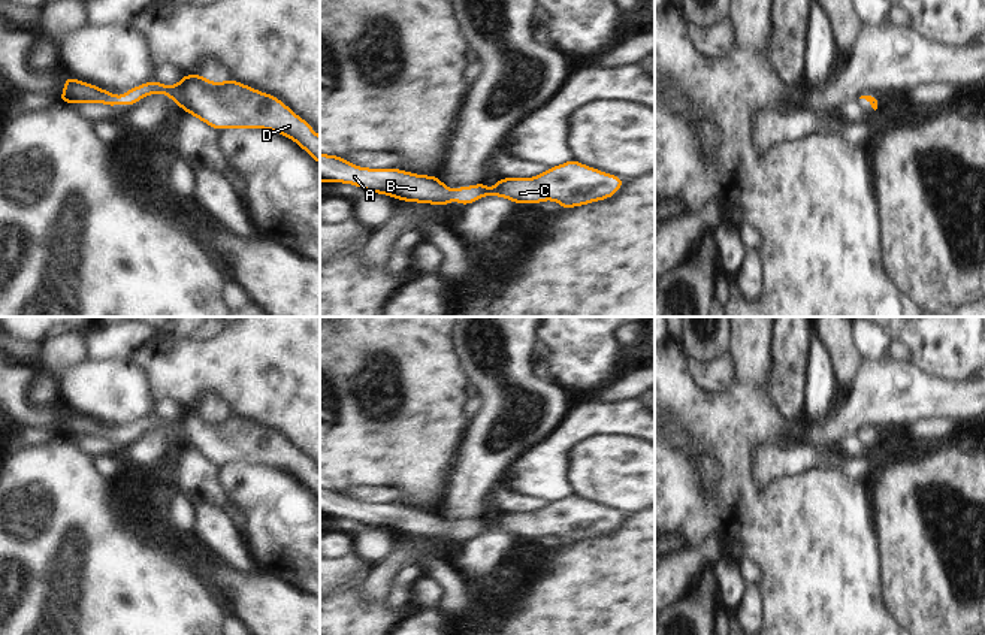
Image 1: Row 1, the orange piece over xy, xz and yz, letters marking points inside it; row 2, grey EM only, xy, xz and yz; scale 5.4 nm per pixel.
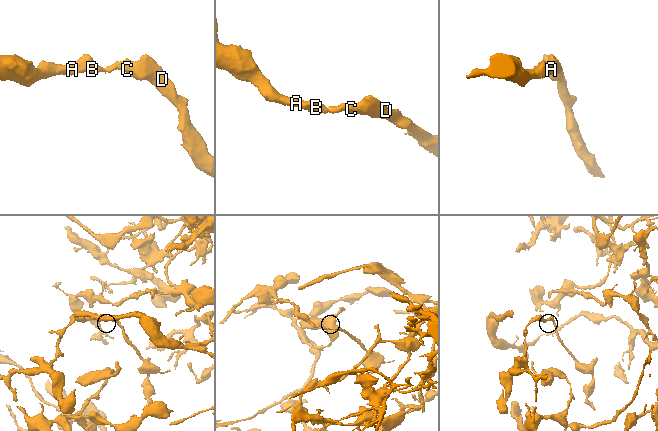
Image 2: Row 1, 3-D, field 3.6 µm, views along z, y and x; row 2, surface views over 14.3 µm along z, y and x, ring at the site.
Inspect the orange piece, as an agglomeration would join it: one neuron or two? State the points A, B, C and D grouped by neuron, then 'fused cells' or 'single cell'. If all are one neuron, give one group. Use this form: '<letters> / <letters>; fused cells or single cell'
A B C D; single cell

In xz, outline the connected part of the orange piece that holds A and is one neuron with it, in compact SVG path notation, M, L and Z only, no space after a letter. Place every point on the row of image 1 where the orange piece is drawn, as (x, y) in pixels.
M320 154L320 182L324 181L330 184L351 184L354 187L363 188L368 193L386 194L392 199L414 203L445 206L456 200L457 205L462 206L471 205L481 197L496 196L514 202L517 205L537 205L541 202L553 200L561 205L561 209L571 209L575 206L583 206L610 199L625 184L625 179L620 176L598 170L571 158L569 161L562 163L559 166L549 167L546 172L534 178L498 178L498 182L493 188L487 187L484 182L480 182L450 190L438 176L419 175L401 170L398 167L362 167L344 160L341 155Z

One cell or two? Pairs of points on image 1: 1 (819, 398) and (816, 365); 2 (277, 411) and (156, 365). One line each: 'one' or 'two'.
1: one
2: one

